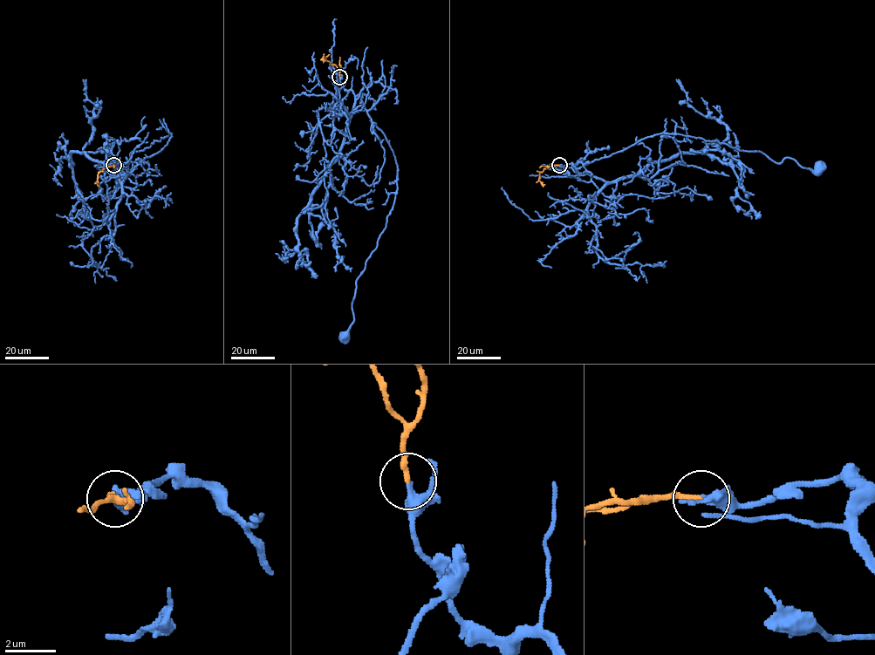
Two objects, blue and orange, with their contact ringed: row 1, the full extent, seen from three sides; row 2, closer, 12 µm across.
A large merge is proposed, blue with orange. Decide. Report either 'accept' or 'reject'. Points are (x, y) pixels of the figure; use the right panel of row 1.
accept

